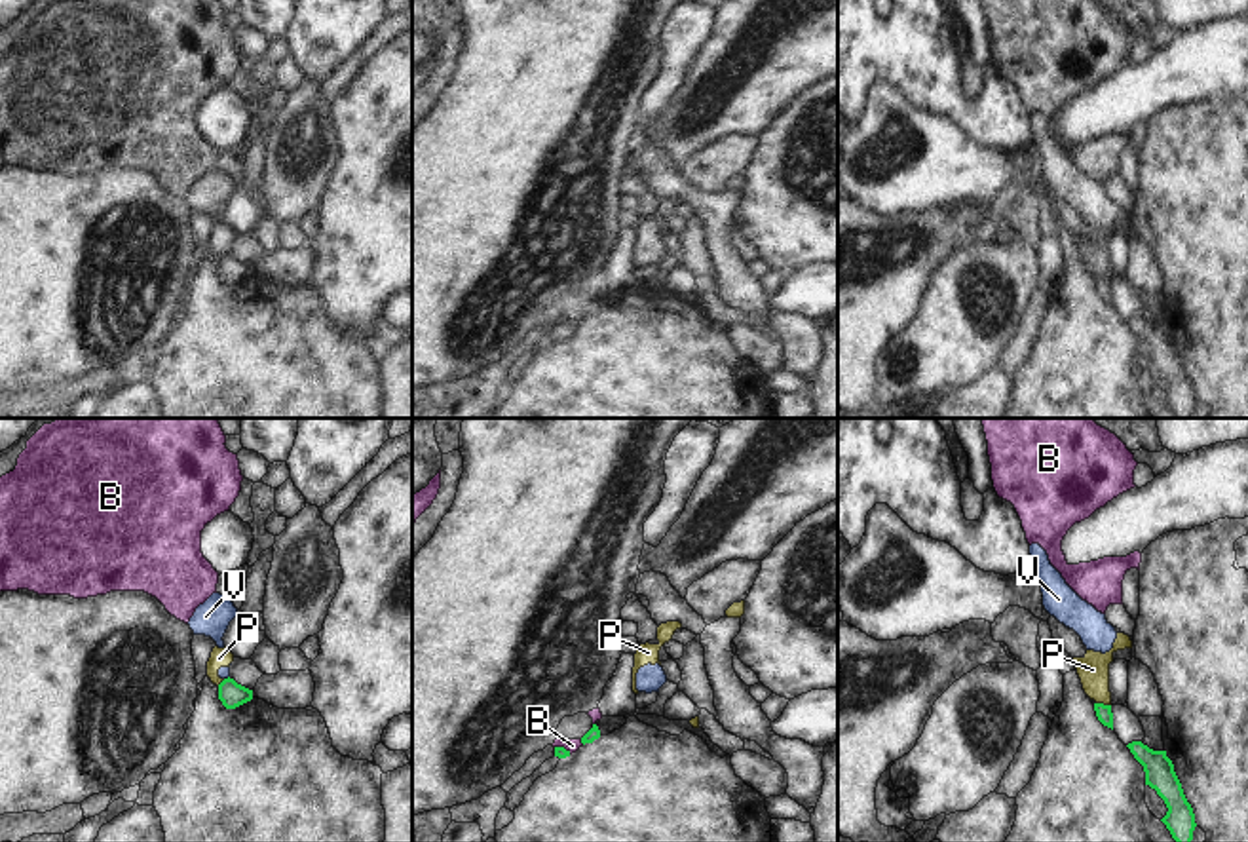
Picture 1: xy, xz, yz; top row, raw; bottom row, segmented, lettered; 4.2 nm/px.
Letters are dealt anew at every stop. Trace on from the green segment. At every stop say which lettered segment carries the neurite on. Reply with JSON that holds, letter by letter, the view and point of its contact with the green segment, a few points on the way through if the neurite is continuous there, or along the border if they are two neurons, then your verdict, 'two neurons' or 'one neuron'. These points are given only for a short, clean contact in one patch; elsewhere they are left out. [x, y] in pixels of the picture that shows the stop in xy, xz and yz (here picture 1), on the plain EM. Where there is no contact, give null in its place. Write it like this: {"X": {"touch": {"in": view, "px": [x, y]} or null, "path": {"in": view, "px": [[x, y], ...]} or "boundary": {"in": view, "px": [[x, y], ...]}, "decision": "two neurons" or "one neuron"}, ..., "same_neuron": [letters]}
{"B": {"touch": {"in": "xz", "px": [582, 316]}, "boundary": {"in": "xz", "px": [[580, 314], [584, 318]]}, "decision": "two neurons"}, "P": {"touch": {"in": "yz", "px": [1102, 278]}, "decision": "two neurons"}, "V": {"touch": {"in": "xy", "px": [228, 251]}, "boundary": {"in": "xy", "px": [[228, 249], [225, 253]]}, "decision": "two neurons"}, "same_neuron": []}

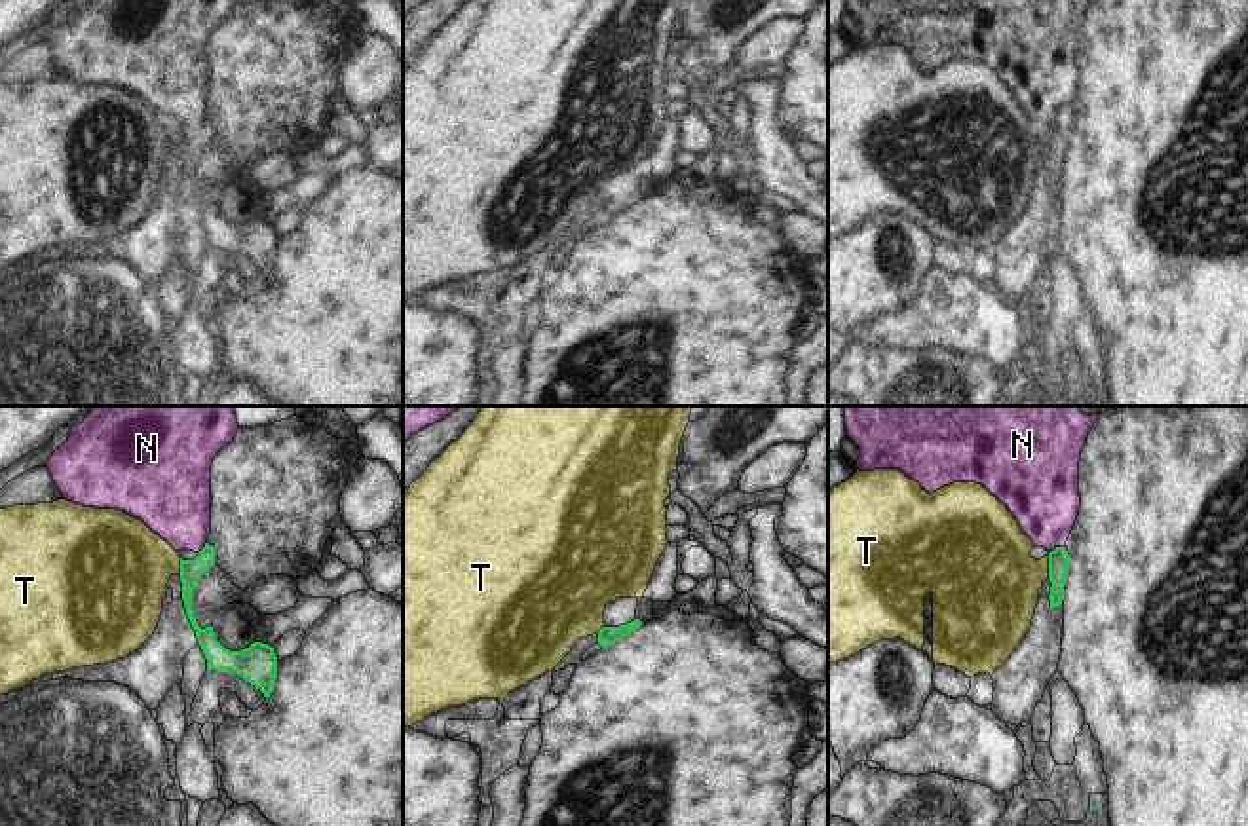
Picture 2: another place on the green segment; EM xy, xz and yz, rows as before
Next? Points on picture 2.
{"N": {"touch": {"in": "yz", "px": [1057, 122]}, "boundary": {"in": "yz", "px": [[1064, 120], [1051, 126]]}, "decision": "two neurons"}, "T": {"touch": {"in": "yz", "px": [1049, 141]}, "boundary": {"in": "yz", "px": [[1047, 131], [1049, 150]]}, "decision": "two neurons"}, "same_neuron": []}

